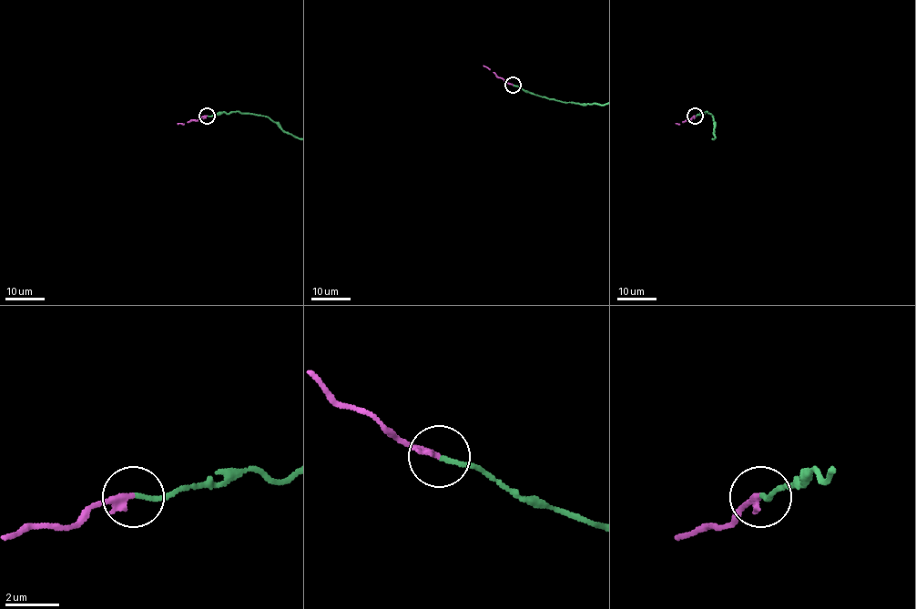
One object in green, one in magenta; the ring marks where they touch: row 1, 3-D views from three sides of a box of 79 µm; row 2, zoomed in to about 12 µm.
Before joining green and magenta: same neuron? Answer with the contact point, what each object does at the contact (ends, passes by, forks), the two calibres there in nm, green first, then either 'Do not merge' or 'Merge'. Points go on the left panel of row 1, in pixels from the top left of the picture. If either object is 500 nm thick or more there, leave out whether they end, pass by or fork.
Place: (207, 116). At the ring green ends. At the ring magenta ends. Thickness 160 nm (green) against 240 nm. Merge

